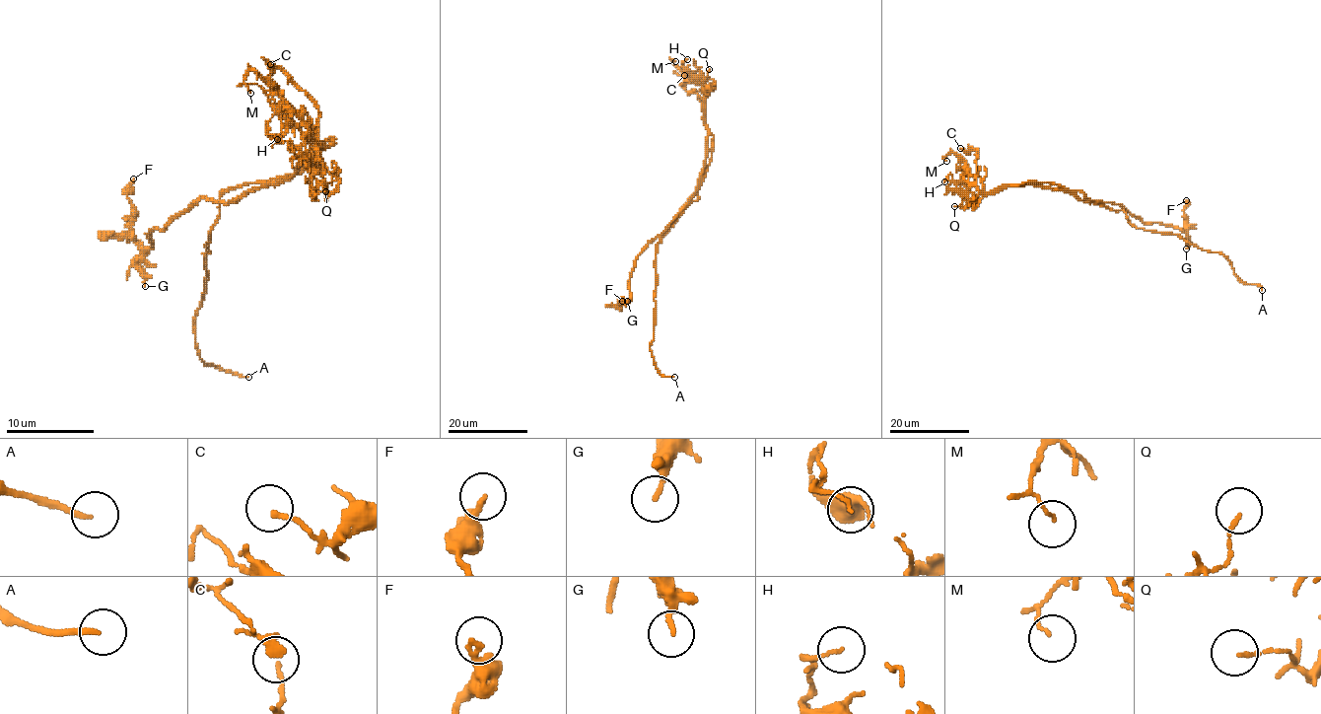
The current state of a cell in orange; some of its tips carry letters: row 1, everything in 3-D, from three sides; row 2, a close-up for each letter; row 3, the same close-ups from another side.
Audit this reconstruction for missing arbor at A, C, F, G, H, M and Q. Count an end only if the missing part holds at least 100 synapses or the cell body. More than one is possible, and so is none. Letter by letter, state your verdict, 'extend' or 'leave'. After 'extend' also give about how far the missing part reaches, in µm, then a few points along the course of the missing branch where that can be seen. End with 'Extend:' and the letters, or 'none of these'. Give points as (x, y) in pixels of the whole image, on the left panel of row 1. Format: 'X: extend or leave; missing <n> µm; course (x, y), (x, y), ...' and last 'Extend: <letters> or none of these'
A: extend; missing 9 µm; course (248, 377), (294, 379), (314, 363)
C: leave
F: leave
G: leave
H: leave
M: leave
Q: leave
Extend: A

